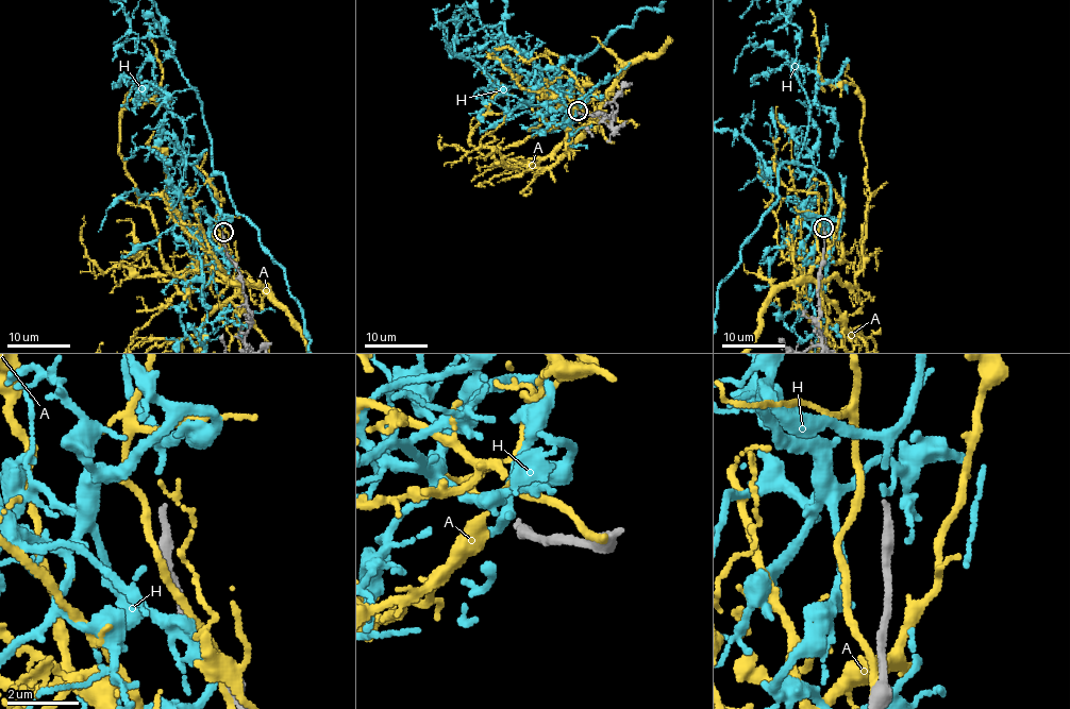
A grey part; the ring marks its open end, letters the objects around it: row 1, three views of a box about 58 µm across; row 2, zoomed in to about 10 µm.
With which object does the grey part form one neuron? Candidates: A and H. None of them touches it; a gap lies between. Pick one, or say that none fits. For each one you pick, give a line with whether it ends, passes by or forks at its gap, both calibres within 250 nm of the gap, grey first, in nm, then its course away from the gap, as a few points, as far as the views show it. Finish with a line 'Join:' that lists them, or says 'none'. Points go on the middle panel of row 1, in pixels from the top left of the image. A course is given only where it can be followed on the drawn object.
H: it passes by; 180 nm thick on the grey side, 160 nm on the other
Join: H

